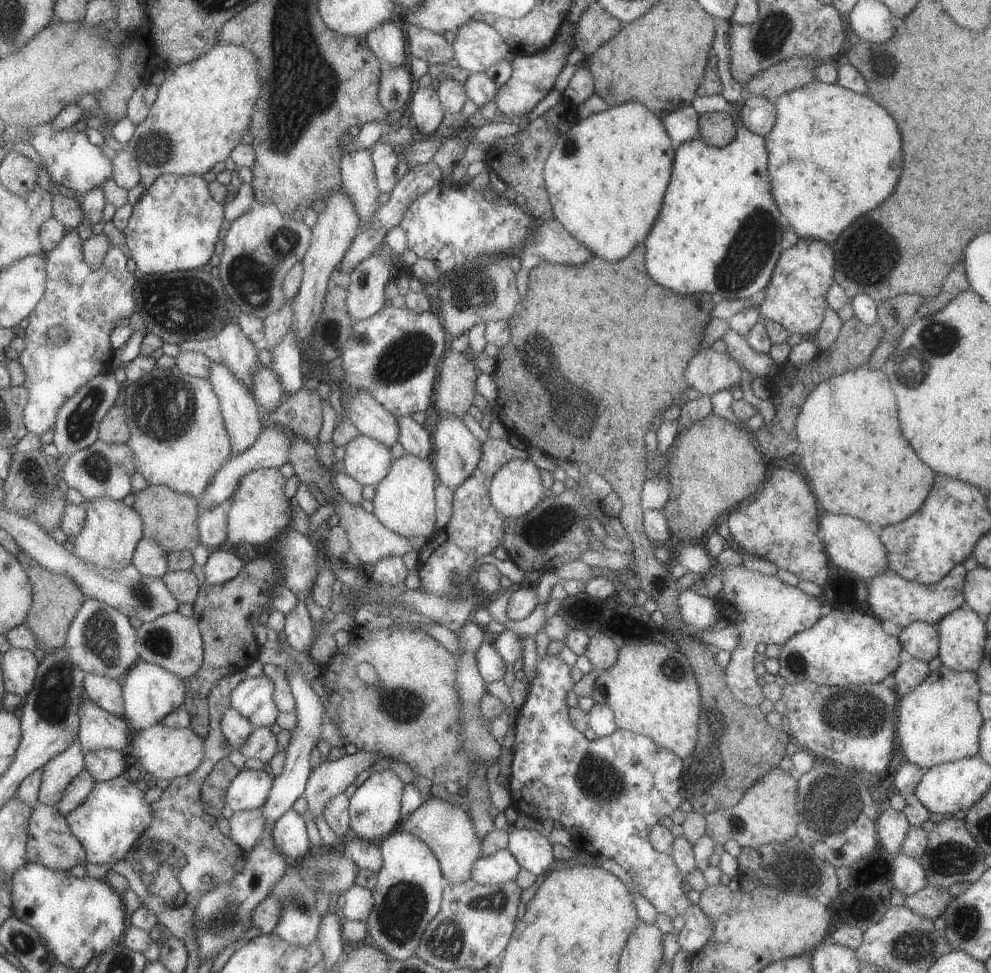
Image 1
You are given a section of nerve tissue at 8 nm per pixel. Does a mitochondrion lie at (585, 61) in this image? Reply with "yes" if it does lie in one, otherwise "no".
no

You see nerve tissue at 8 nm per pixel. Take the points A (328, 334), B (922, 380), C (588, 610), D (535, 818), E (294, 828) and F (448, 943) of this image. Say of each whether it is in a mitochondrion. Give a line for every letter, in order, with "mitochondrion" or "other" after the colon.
A: mitochondrion
B: mitochondrion
C: other
D: other
E: other
F: mitochondrion

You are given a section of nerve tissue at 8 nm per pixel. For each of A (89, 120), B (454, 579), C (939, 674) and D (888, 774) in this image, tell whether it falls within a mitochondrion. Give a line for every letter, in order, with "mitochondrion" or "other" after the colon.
A: other
B: mitochondrion
C: other
D: other

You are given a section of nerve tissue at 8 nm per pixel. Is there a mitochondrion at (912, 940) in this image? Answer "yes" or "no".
yes

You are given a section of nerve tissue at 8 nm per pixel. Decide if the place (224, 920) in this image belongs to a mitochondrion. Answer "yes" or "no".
yes

